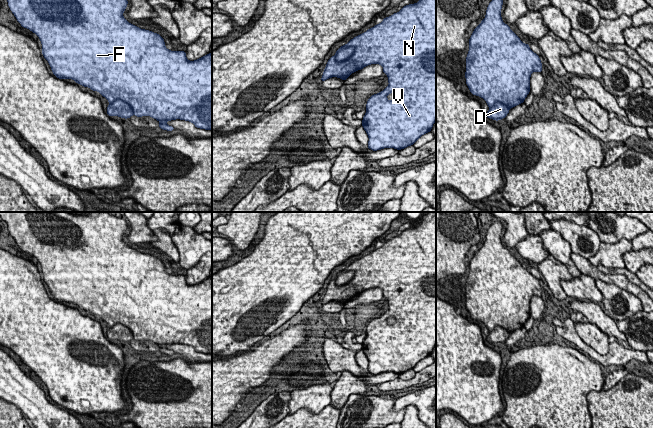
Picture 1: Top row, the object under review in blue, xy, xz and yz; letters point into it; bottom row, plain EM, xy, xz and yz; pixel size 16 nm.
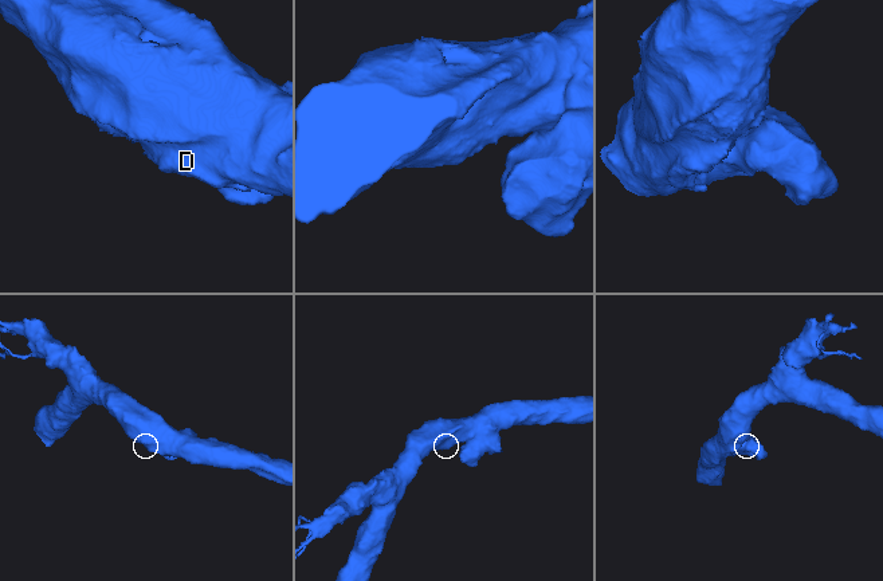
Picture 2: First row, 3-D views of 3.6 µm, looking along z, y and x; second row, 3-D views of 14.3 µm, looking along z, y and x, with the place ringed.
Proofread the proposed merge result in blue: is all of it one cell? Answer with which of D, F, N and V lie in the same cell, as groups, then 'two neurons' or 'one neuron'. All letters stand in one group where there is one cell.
D / F N V; two neurons

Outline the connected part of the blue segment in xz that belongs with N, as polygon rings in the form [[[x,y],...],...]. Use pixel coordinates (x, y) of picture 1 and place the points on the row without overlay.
[[[436,212],[422,215],[419,226],[404,230],[341,271],[354,271],[353,279],[342,286],[332,280],[320,305],[331,301],[345,305],[350,298],[371,288],[382,289],[388,300],[388,311],[372,319],[366,328],[362,350],[369,361],[369,373],[401,374],[431,355],[436,345]]]

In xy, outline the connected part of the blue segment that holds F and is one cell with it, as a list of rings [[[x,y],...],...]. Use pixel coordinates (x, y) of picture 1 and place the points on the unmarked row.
[[[0,212],[0,217],[7,223],[10,234],[21,250],[35,257],[41,264],[42,278],[57,302],[73,303],[77,308],[99,316],[109,327],[121,323],[131,330],[133,338],[137,341],[150,340],[159,346],[180,343],[192,346],[196,352],[212,355],[212,277],[210,276],[195,285],[189,285],[185,275],[168,274],[165,271],[164,263],[159,258],[141,253],[123,241],[124,234],[128,229],[125,219],[107,212],[90,212],[88,215],[75,215],[71,212]]]

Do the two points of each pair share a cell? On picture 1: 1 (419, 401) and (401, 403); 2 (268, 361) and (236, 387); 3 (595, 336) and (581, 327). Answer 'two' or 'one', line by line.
1: one
2: one
3: one

